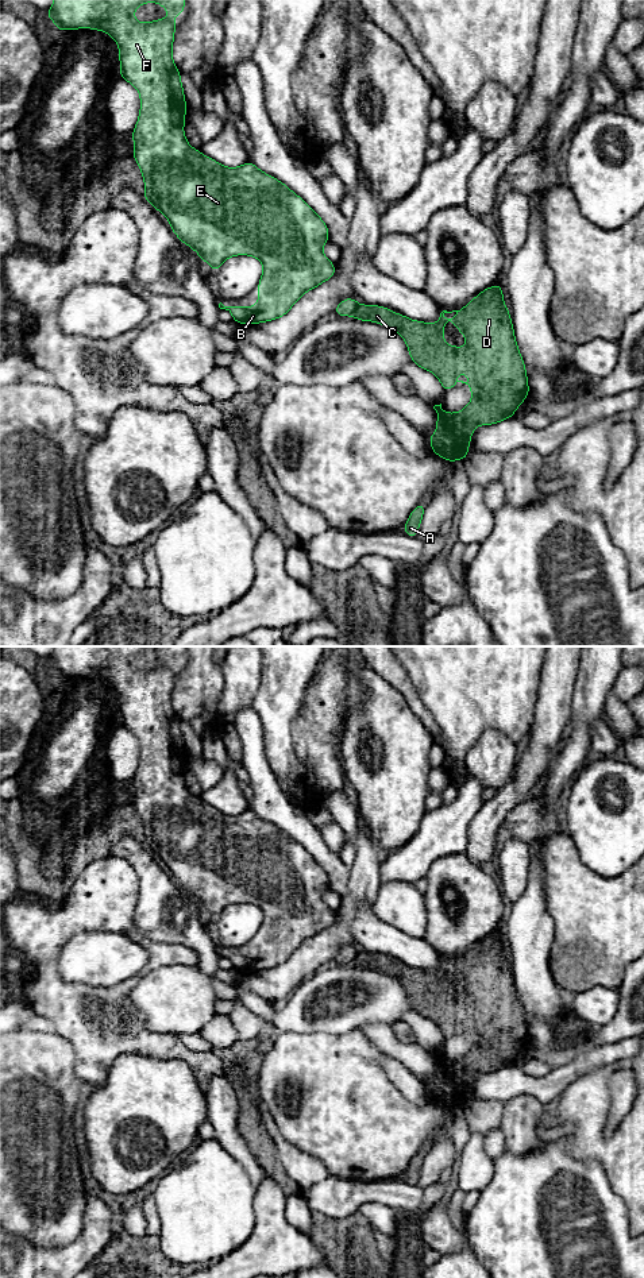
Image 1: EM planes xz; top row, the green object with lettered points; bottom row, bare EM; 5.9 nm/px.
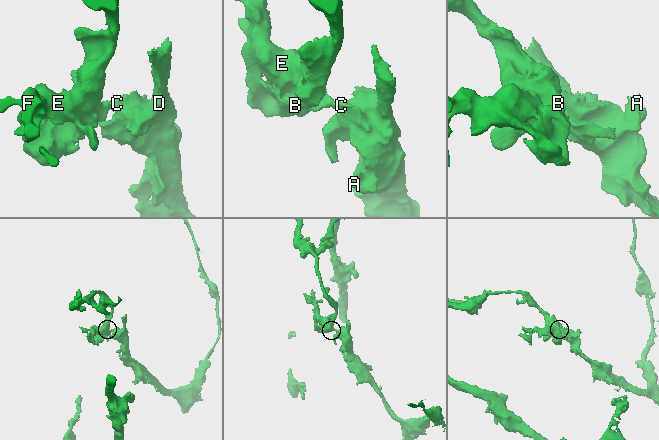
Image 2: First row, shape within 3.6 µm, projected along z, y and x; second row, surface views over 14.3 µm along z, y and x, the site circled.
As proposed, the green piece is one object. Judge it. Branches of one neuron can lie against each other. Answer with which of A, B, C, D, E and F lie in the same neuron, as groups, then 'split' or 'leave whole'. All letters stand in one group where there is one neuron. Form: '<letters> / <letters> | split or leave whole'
A C D / B E F | split

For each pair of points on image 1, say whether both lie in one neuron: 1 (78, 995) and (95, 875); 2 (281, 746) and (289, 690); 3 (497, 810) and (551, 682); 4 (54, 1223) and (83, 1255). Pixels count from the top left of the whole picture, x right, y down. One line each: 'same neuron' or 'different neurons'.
1: same neuron
2: same neuron
3: same neuron
4: different neurons

